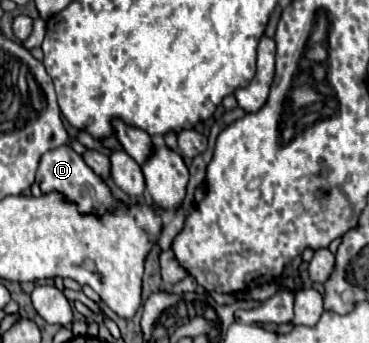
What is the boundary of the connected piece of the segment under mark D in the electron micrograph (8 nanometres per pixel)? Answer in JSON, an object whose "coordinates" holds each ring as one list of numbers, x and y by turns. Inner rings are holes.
{"coordinates":[[62,145,58,149,52,149,52,151,44,153,44,157,40,159,38,171,36,171,36,183,40,185,42,193,58,191,62,197,66,197,66,201,70,201,72,205,76,205,82,215,88,215,88,213,104,215,104,213,108,213,108,211,112,211,116,207,116,199,114,199,110,187,102,181,100,175,96,175,86,165,86,161,82,159,82,155,78,155,68,145]]}

